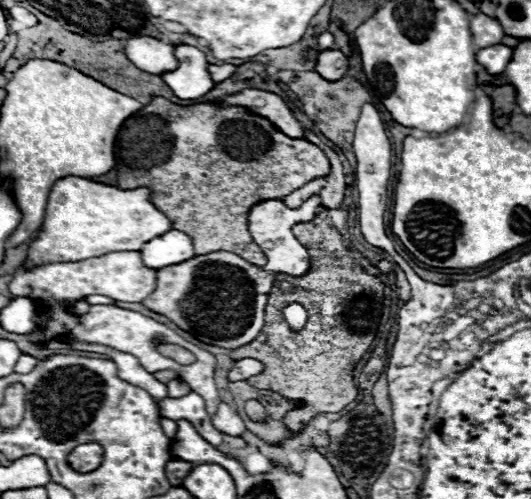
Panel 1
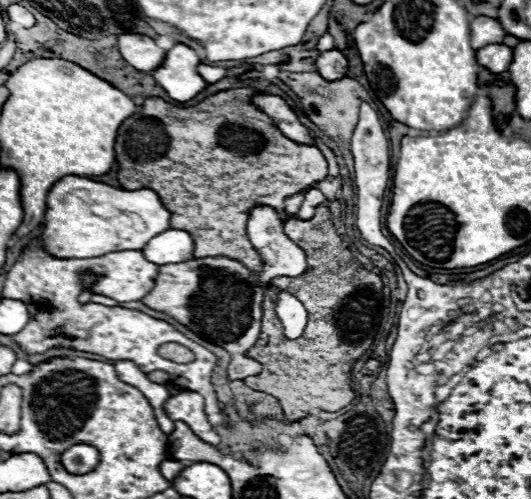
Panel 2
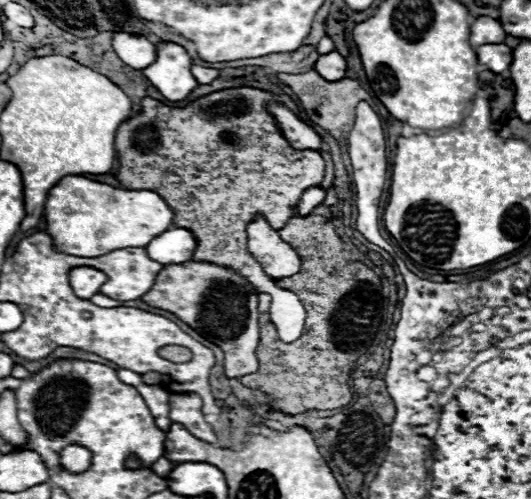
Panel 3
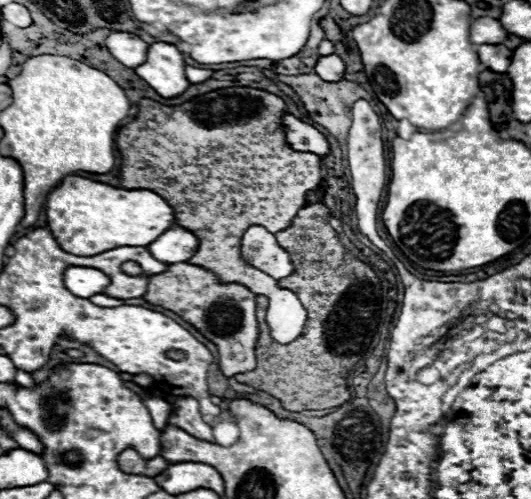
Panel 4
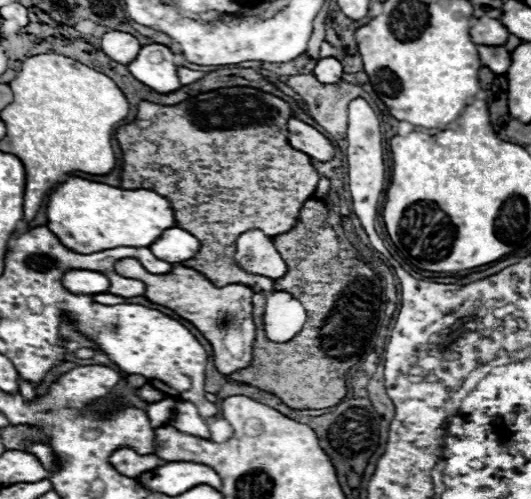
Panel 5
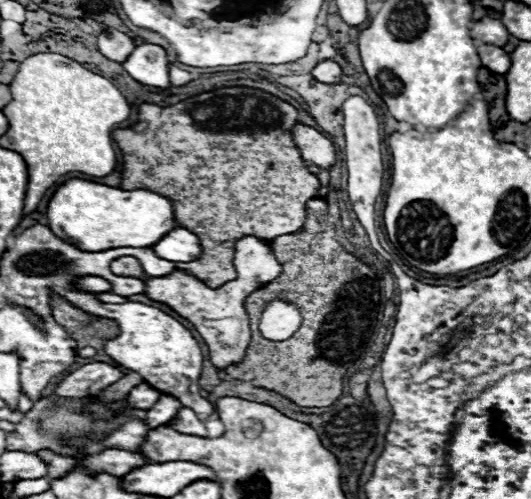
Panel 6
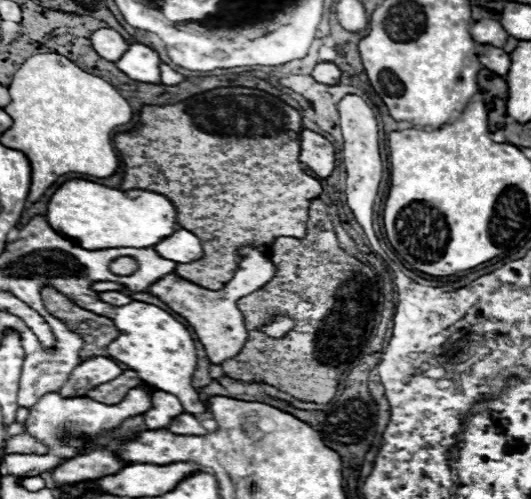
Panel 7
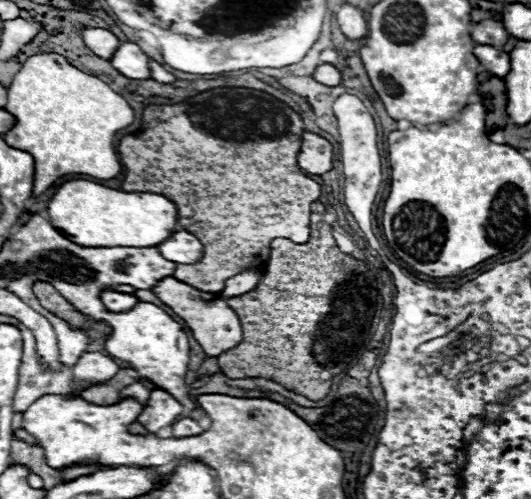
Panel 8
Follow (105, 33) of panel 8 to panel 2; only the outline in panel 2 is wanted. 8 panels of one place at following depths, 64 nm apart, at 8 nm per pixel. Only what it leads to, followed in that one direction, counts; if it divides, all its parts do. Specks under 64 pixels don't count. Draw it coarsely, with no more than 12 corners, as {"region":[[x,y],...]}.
{"region":[[122,34],[122,58],[136,70],[154,72],[166,58],[148,36]]}

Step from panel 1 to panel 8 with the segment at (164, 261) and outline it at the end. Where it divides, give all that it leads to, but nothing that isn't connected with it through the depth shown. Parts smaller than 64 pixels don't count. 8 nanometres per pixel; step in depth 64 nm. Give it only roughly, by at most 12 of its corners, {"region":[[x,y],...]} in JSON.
{"region":[[186,230],[156,248],[176,264],[198,262],[202,242]]}

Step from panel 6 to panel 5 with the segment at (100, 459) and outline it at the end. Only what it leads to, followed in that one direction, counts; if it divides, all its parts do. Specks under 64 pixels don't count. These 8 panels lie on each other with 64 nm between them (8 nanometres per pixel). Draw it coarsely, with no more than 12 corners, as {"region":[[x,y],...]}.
{"region":[[118,450],[110,456],[120,474],[140,476],[164,464],[152,454]]}

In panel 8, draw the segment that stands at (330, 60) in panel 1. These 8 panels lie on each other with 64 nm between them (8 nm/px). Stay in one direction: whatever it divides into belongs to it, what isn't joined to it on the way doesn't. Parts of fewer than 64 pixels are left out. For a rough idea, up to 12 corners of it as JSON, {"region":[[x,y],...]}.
{"region":[[320,64],[312,78],[326,86],[340,84],[340,70]]}

